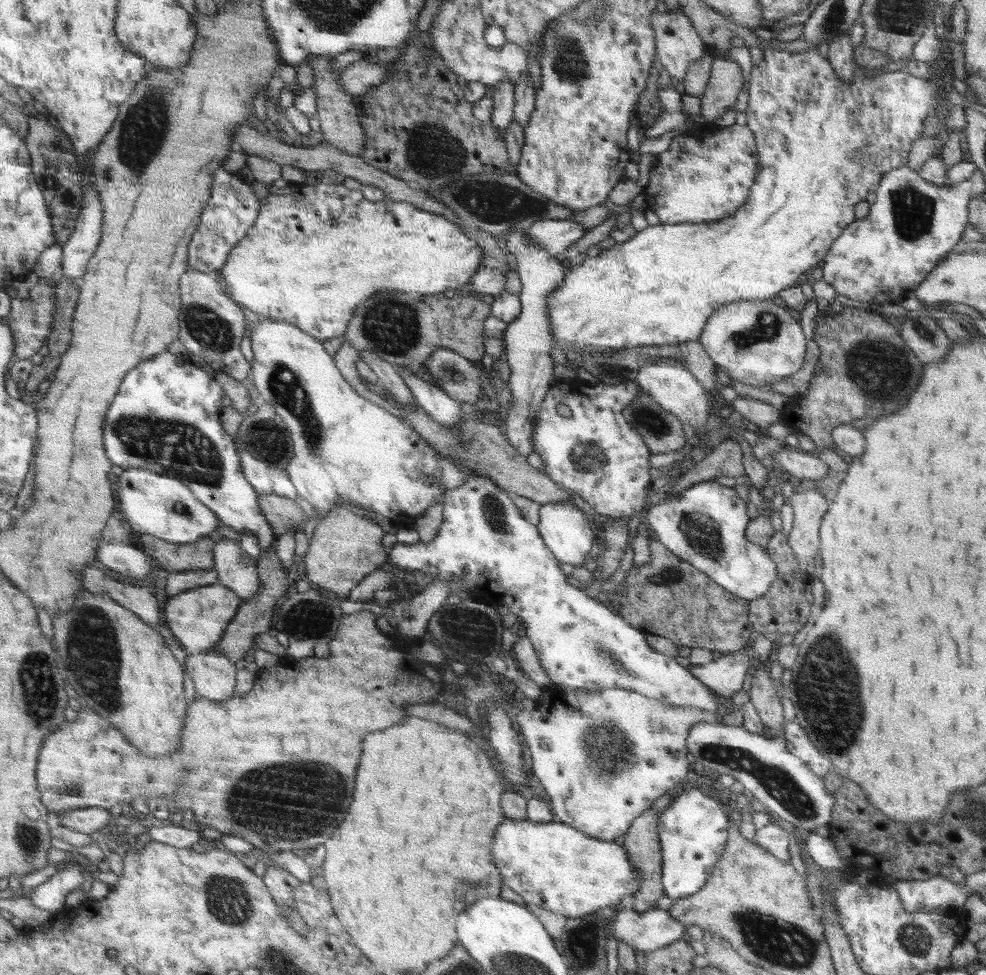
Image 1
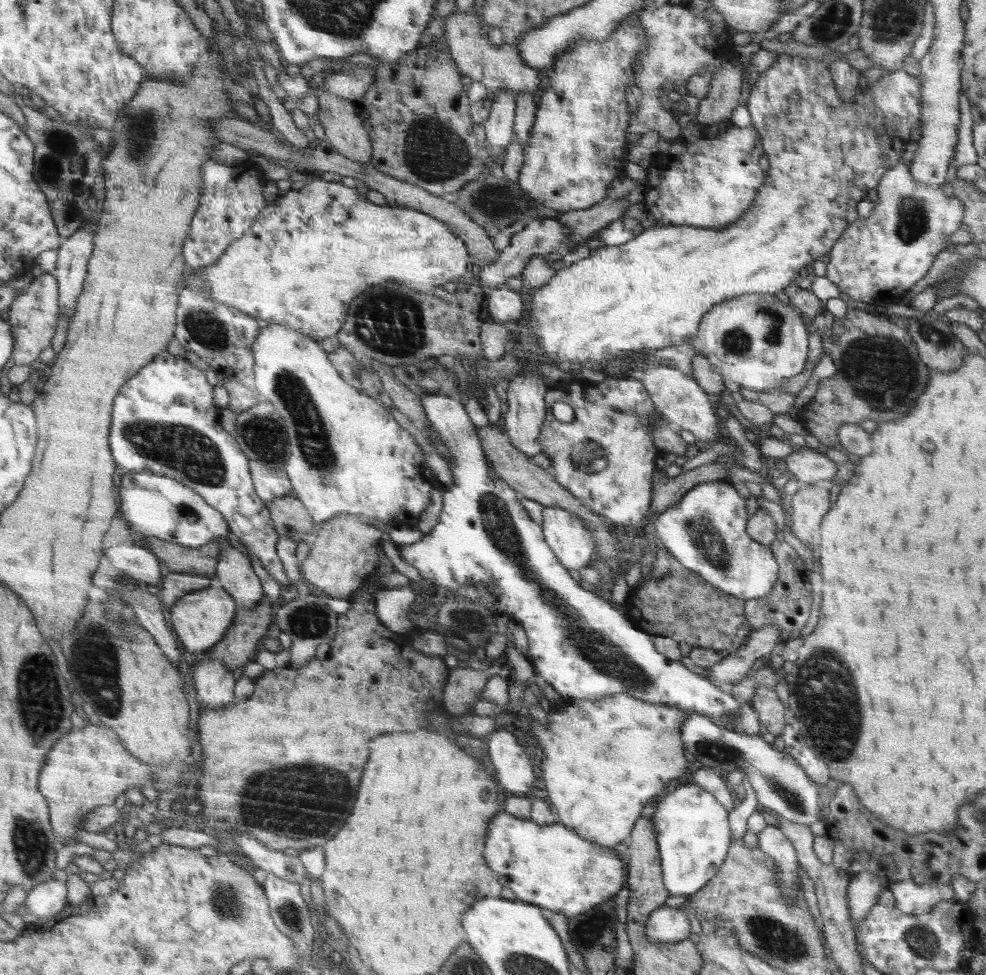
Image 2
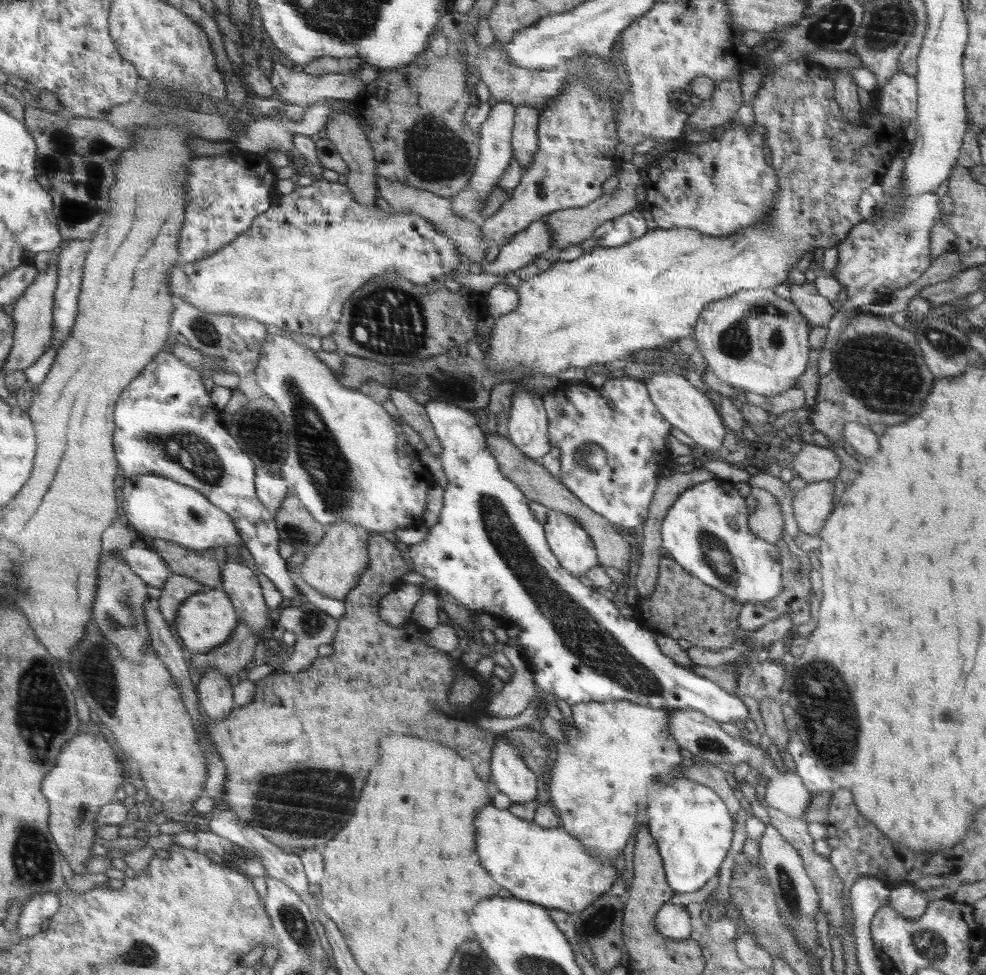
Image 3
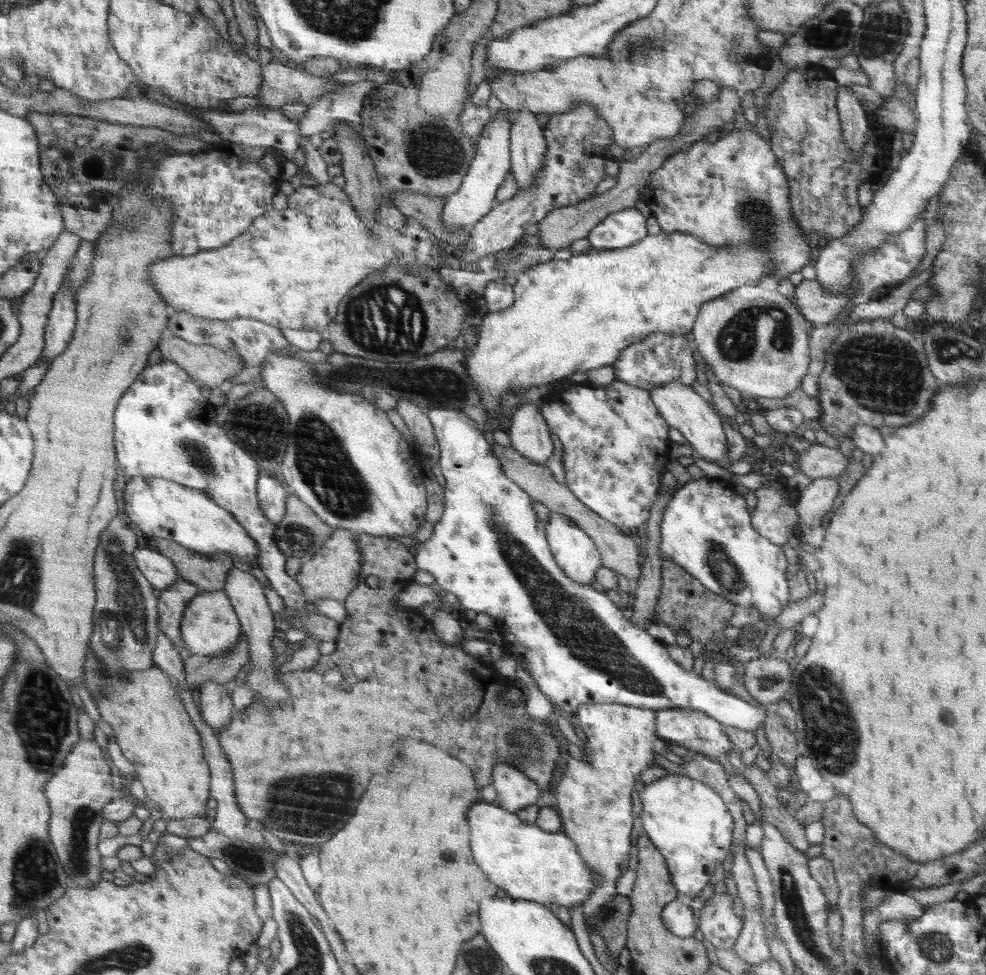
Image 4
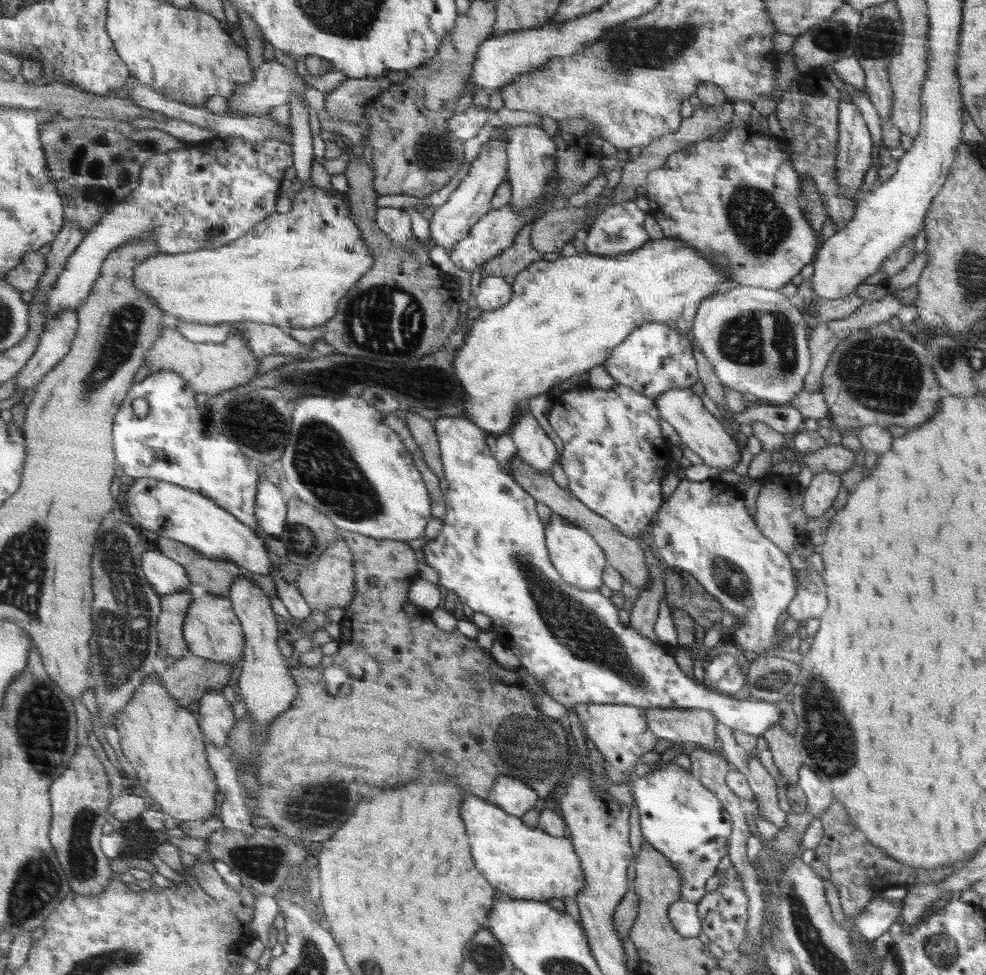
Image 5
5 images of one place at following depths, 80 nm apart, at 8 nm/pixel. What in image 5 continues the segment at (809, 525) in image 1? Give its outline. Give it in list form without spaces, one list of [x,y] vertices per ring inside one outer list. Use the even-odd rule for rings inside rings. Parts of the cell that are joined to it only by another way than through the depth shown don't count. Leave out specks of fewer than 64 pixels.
[[[824,471],[814,475],[806,489],[805,512],[812,519],[822,516],[837,498],[840,492],[840,474]]]

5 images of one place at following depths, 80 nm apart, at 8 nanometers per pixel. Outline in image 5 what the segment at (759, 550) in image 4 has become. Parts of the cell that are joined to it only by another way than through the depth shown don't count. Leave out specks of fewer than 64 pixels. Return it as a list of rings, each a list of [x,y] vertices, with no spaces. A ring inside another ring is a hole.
[[[718,476],[700,482],[682,479],[658,512],[658,519],[653,527],[654,544],[658,547],[662,562],[678,566],[688,572],[721,603],[726,613],[735,614],[739,618],[733,632],[737,646],[744,653],[754,652],[764,656],[778,653],[780,644],[786,642],[784,641],[786,634],[782,627],[779,633],[782,633],[783,637],[778,640],[772,638],[776,634],[776,624],[780,614],[784,614],[788,602],[797,594],[792,578],[792,572],[795,570],[792,570],[781,548],[772,540],[764,538],[760,534],[761,531],[754,526],[752,516],[744,508],[743,492],[742,488],[736,488],[736,484],[722,481]]]

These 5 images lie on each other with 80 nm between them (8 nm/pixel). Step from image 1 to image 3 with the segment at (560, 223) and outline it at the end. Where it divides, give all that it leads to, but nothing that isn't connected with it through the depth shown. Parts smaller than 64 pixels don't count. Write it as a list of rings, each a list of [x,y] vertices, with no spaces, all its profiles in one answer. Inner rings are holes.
[[[534,221],[528,228],[510,238],[503,248],[500,247],[496,259],[493,262],[484,262],[481,270],[488,274],[499,274],[509,280],[516,270],[524,268],[554,246],[553,236],[546,222]]]

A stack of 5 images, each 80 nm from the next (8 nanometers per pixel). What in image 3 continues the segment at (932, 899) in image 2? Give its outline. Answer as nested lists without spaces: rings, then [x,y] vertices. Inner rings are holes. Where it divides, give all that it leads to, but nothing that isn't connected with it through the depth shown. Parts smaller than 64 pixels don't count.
[[[904,884],[891,889],[887,900],[888,904],[898,911],[899,915],[907,919],[921,917],[930,905],[926,891],[918,890],[911,884]]]

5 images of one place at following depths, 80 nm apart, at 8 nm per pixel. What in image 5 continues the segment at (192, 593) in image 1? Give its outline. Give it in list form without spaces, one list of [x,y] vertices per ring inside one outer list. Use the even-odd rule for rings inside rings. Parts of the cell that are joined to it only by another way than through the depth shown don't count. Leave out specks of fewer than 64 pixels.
[[[209,594],[194,599],[185,618],[184,637],[189,642],[191,655],[196,657],[234,666],[245,656],[244,628],[228,596]]]

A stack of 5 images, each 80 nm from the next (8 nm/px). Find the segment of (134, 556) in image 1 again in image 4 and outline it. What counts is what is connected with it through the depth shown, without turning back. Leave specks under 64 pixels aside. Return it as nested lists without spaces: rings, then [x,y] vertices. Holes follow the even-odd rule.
[[[148,542],[142,550],[137,550],[136,558],[142,575],[153,584],[154,589],[164,592],[168,590],[168,586],[181,579],[174,563],[150,548]]]

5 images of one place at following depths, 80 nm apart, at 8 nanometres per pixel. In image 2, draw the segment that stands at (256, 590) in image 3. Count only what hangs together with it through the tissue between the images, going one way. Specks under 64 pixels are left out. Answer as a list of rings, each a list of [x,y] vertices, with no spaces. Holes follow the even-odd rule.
[[[226,548],[218,561],[216,585],[236,600],[238,608],[257,608],[262,601],[262,586],[250,561],[240,550]]]

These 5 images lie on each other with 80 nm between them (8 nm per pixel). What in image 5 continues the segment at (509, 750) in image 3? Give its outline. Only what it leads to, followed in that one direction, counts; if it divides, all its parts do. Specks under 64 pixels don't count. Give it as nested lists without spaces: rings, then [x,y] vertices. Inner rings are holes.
[[[498,775],[492,791],[492,801],[502,810],[517,817],[528,812],[539,800],[531,786],[506,775]]]

